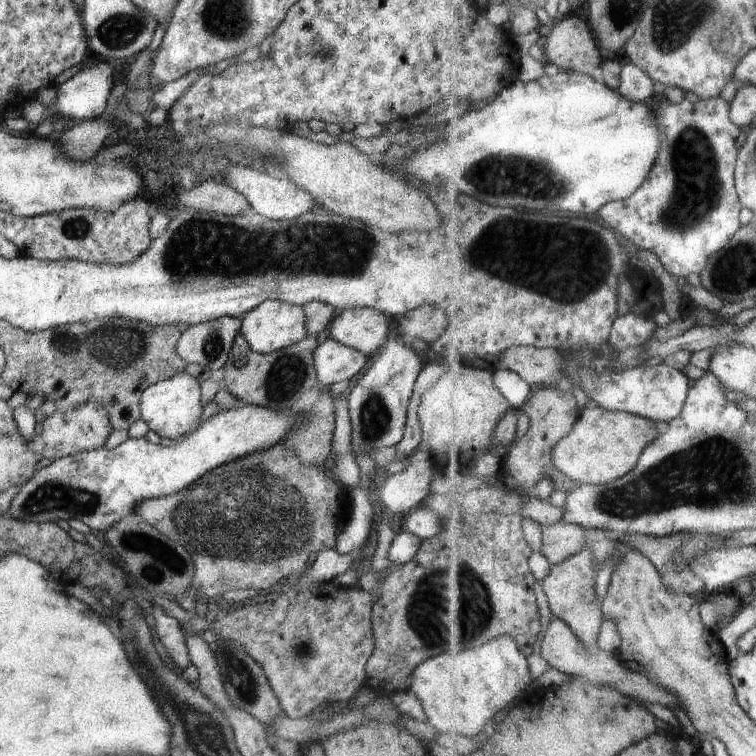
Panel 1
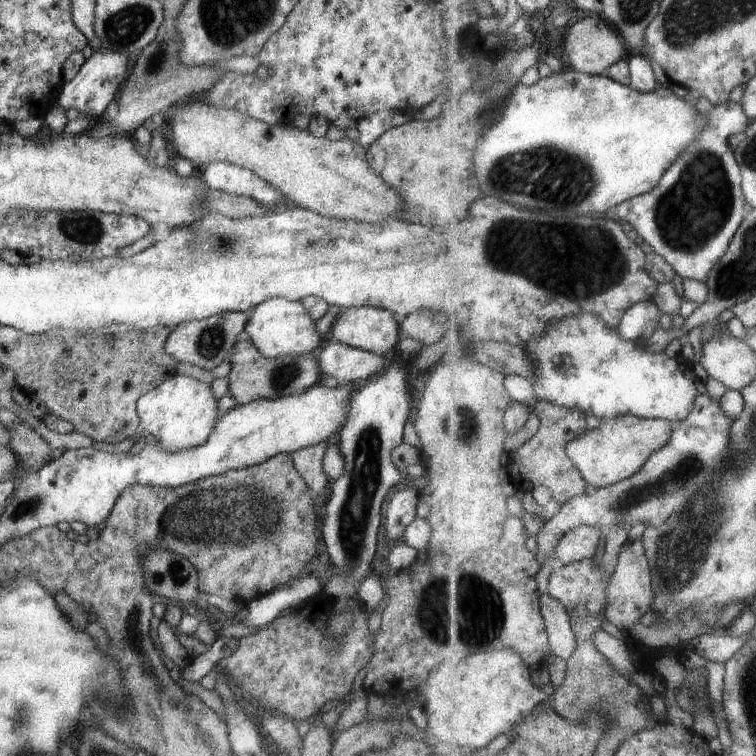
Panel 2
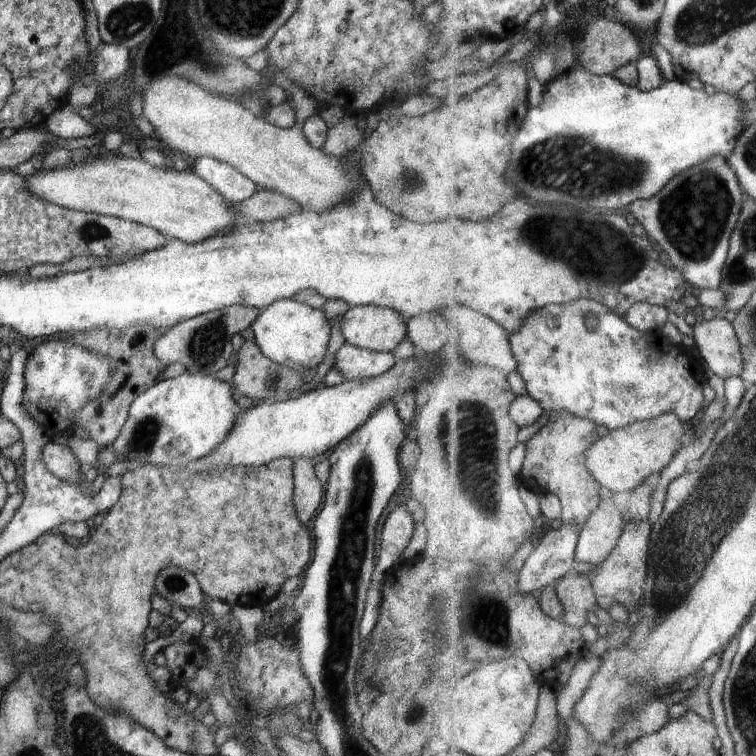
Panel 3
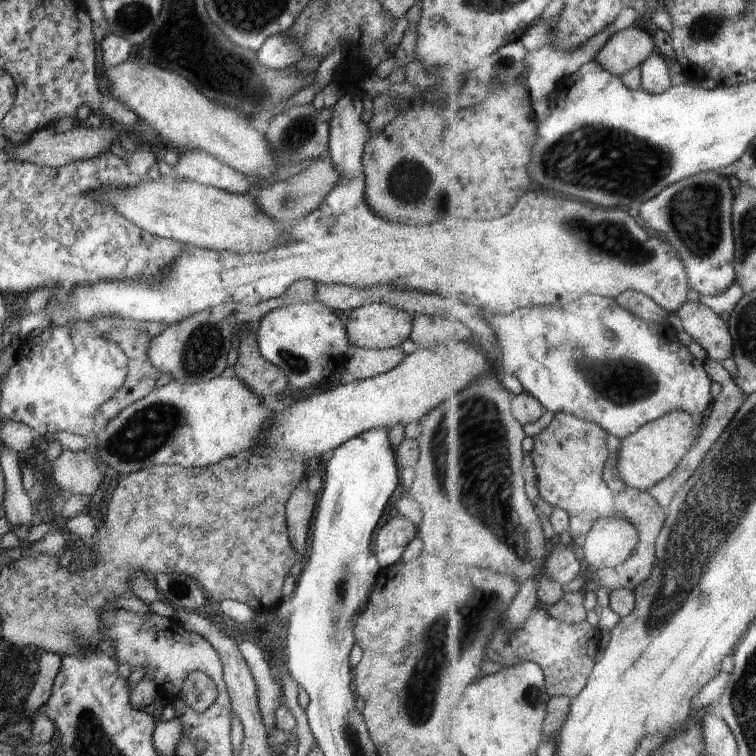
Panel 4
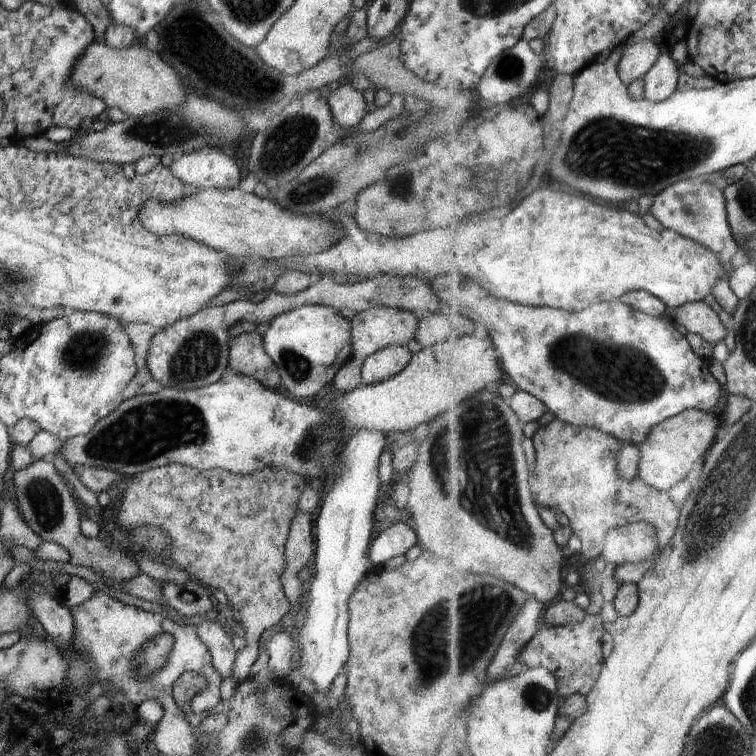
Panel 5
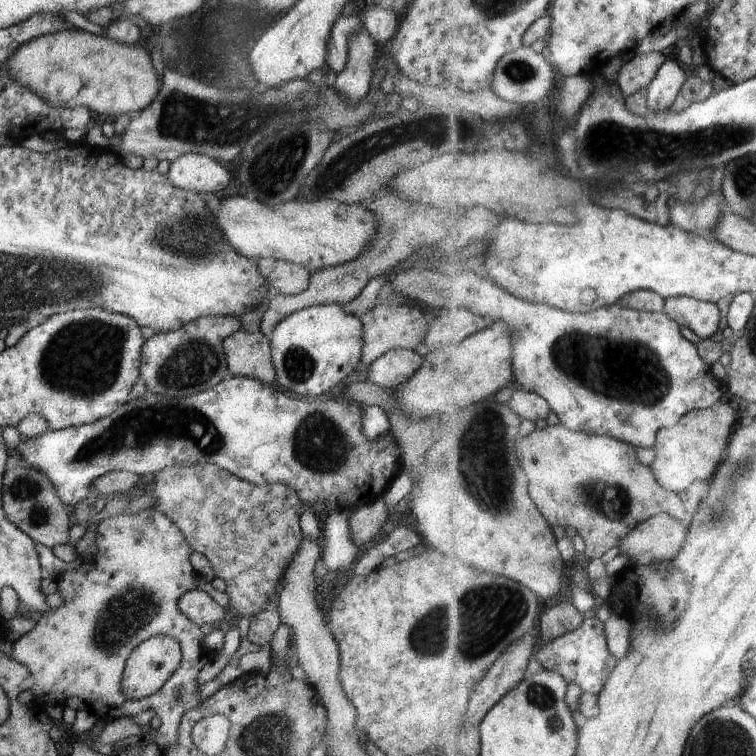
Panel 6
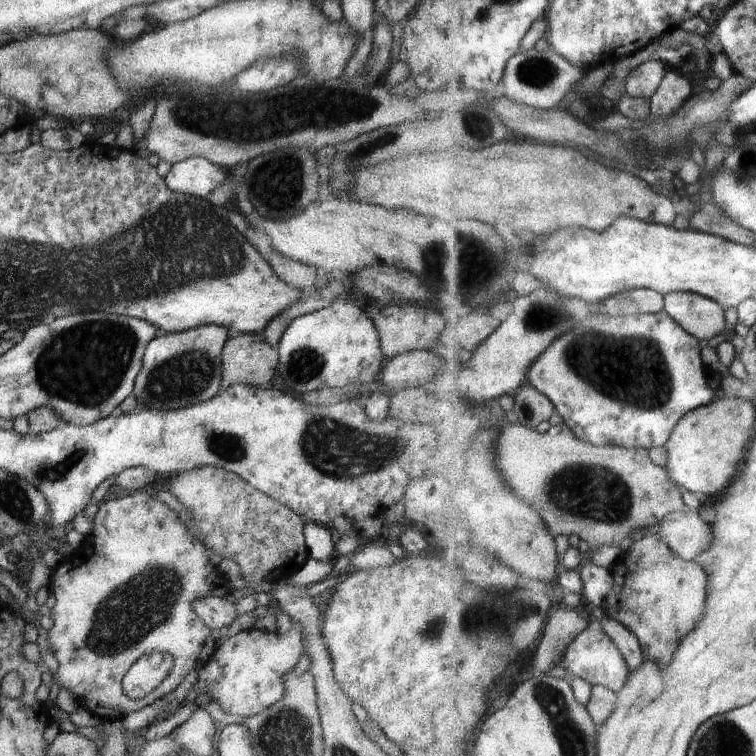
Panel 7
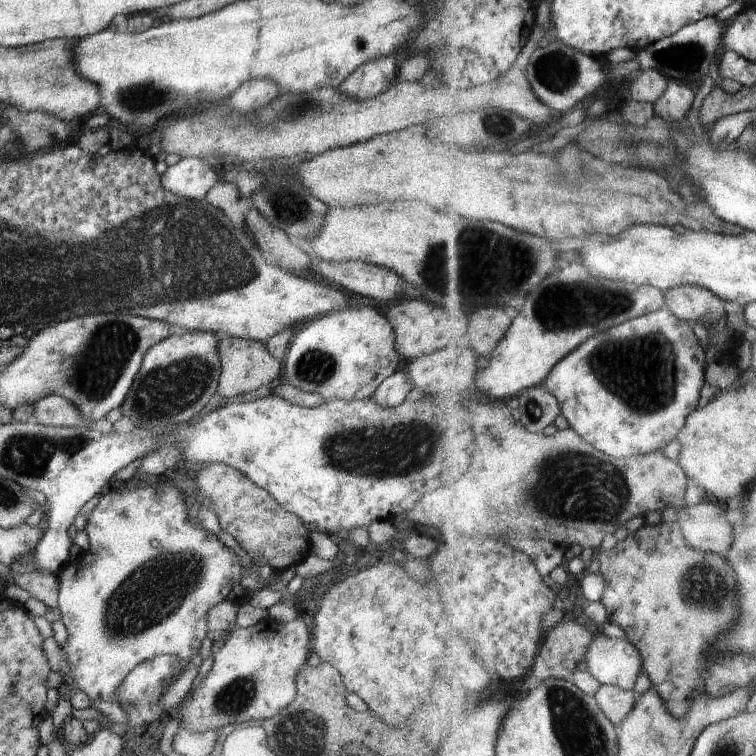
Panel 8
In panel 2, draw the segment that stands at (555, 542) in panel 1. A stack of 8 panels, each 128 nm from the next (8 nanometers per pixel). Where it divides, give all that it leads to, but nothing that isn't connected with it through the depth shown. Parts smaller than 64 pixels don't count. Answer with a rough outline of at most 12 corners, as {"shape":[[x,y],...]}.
{"shape":[[581,526],[556,548],[559,565],[598,554],[604,528]]}

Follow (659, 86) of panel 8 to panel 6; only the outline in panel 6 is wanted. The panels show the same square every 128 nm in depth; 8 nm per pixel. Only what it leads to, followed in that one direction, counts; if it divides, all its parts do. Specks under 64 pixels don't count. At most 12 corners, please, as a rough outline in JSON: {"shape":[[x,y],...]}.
{"shape":[[659,51],[637,52],[621,68],[627,97],[650,88],[668,58]]}

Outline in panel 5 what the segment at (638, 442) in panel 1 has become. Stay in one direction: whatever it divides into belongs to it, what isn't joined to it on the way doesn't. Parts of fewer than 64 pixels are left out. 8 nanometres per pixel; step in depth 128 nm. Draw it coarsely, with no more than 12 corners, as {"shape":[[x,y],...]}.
{"shape":[[698,409],[658,424],[638,477],[658,491],[688,478],[721,418]]}

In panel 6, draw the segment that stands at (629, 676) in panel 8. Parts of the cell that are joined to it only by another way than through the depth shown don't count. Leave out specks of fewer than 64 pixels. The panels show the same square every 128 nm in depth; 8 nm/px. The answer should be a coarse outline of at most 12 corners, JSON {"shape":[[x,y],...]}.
{"shape":[[594,612],[542,646],[537,660],[602,694],[622,662]]}

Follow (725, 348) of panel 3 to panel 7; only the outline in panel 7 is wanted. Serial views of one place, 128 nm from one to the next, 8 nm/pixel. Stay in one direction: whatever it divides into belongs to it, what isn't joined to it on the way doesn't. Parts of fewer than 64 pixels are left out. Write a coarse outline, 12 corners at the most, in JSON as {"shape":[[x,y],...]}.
{"shape":[[692,292],[665,295],[666,308],[698,340],[725,332],[725,308]]}

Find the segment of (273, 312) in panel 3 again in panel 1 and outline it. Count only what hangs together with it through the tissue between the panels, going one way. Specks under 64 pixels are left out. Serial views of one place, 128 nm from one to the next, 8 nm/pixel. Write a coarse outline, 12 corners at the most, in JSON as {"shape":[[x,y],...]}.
{"shape":[[264,300],[239,333],[263,355],[308,334],[303,307]]}

